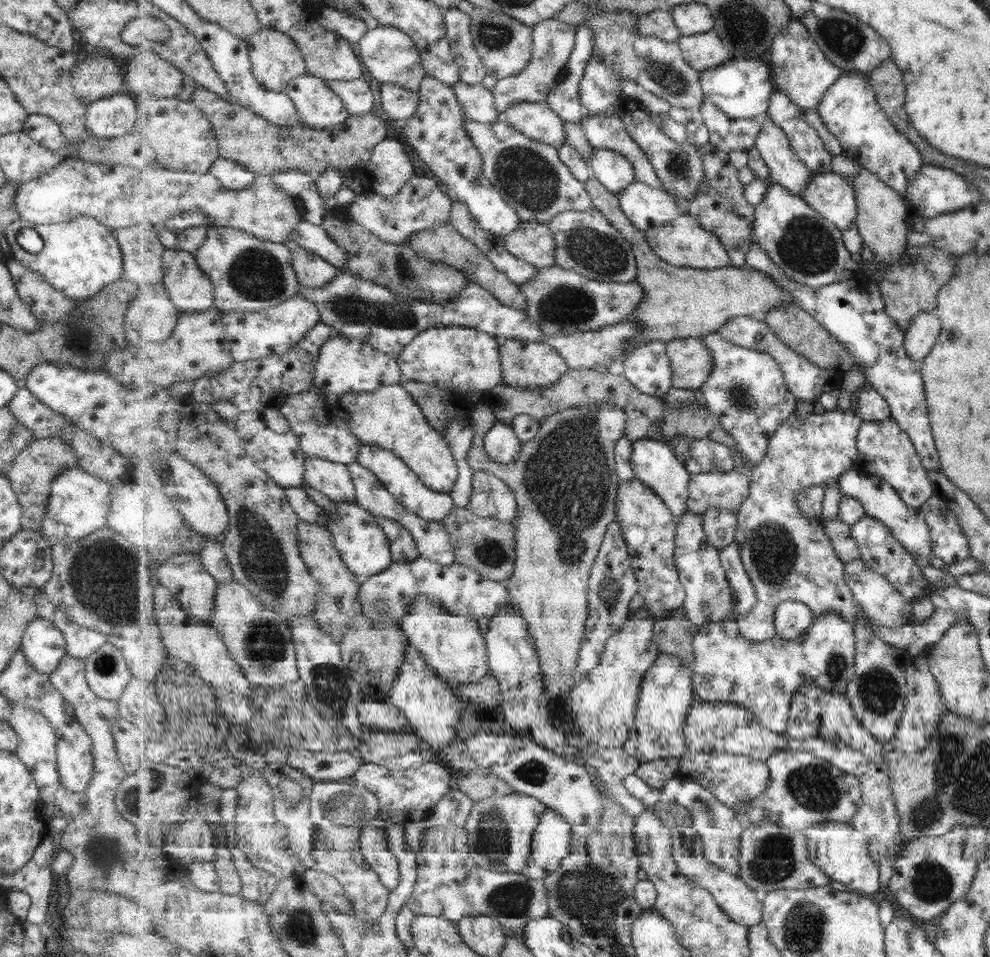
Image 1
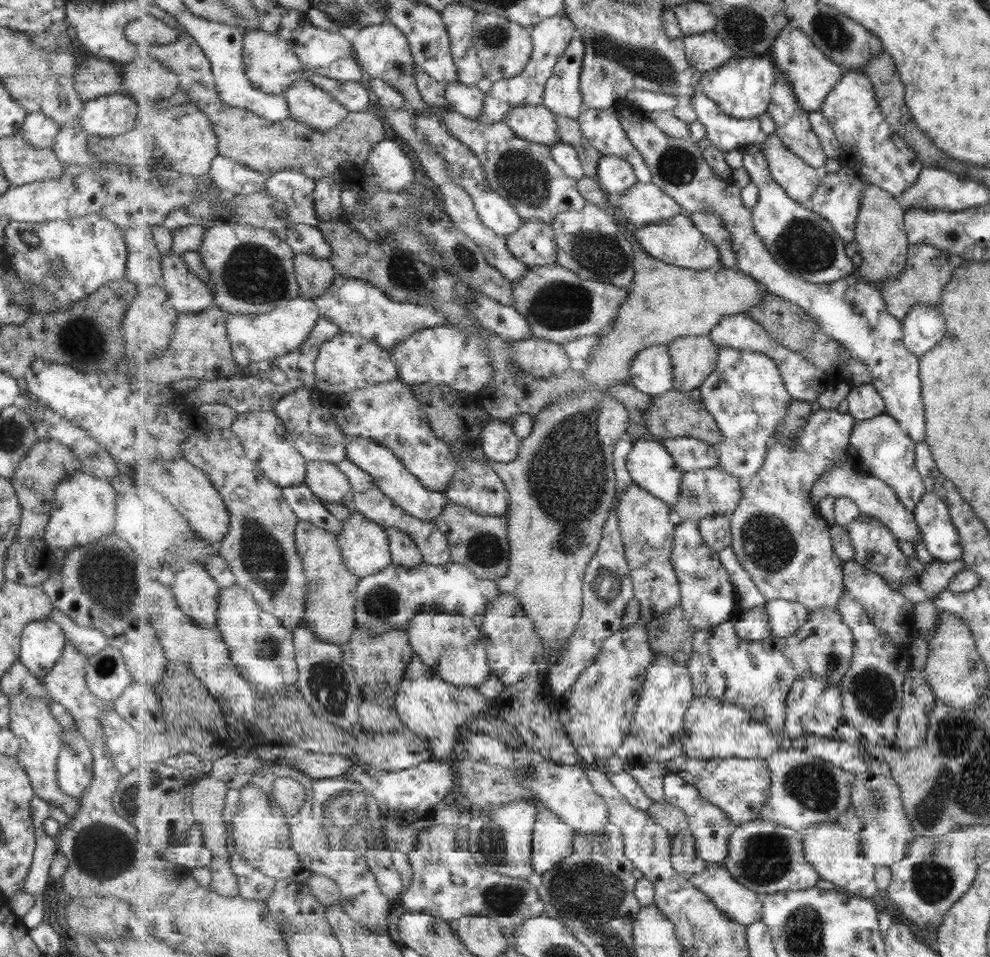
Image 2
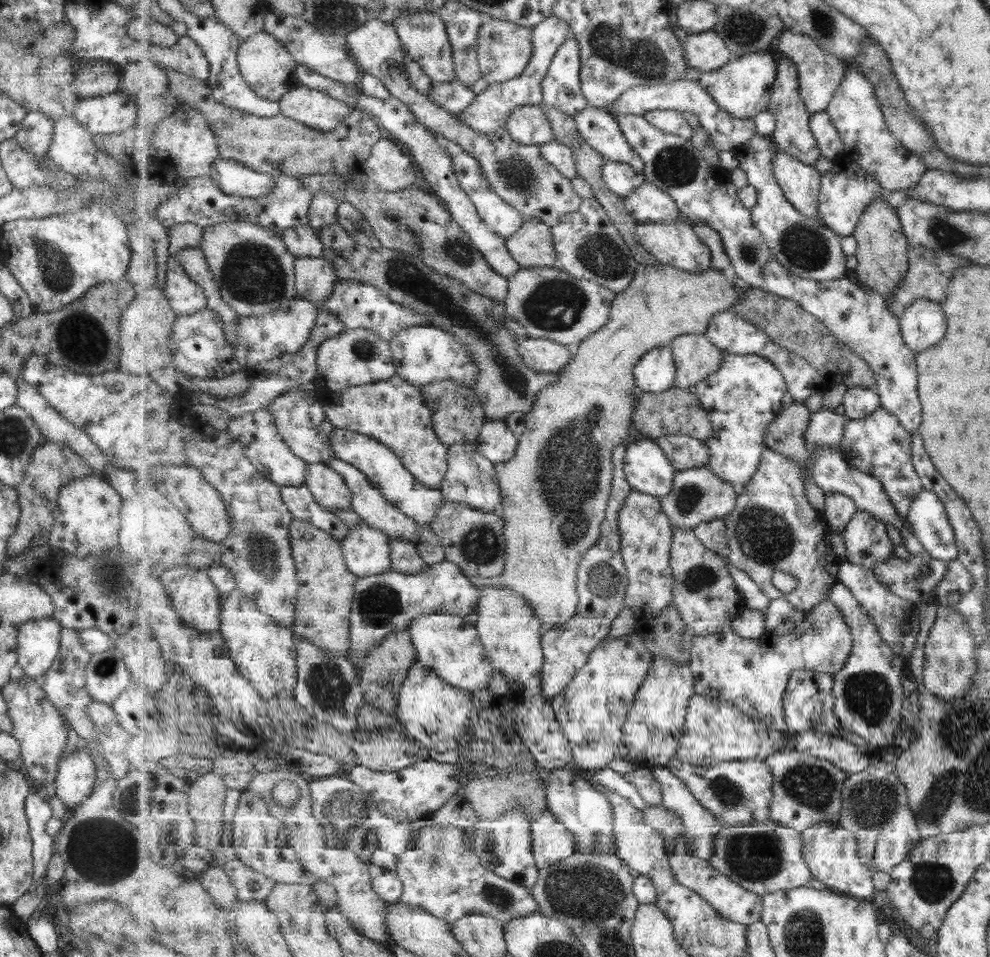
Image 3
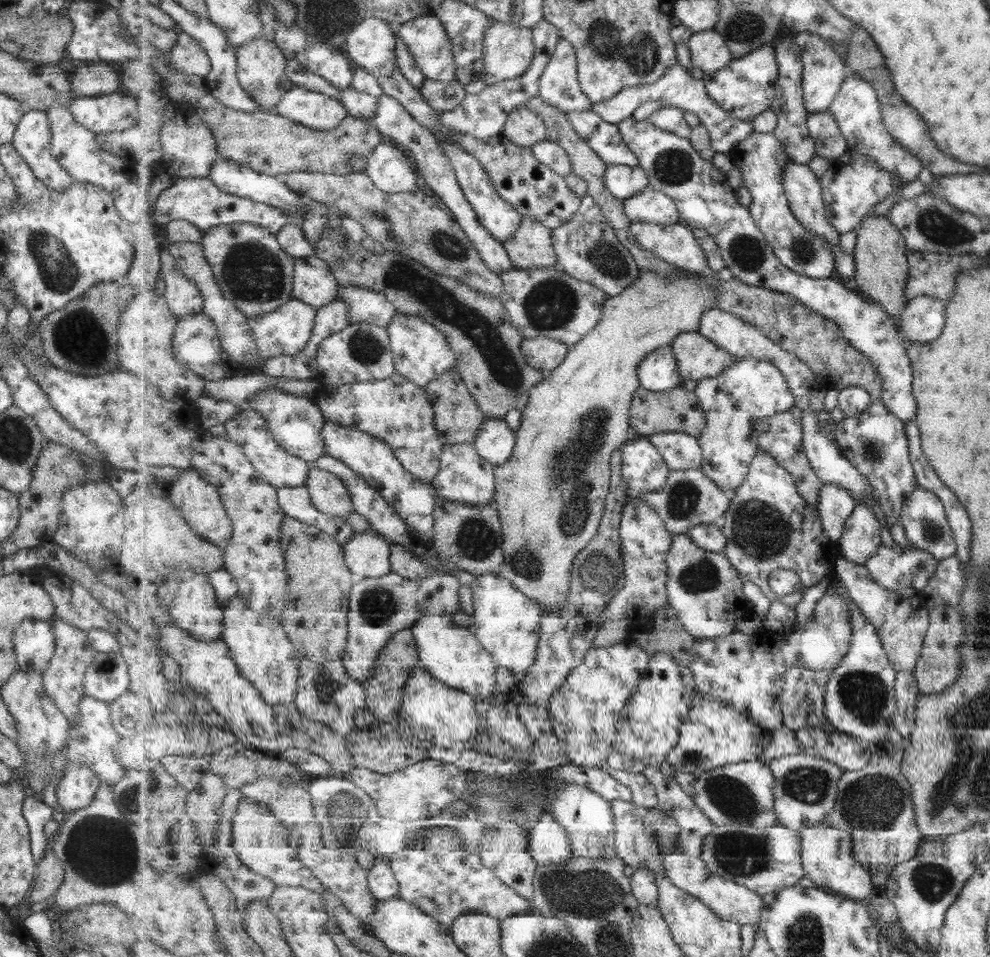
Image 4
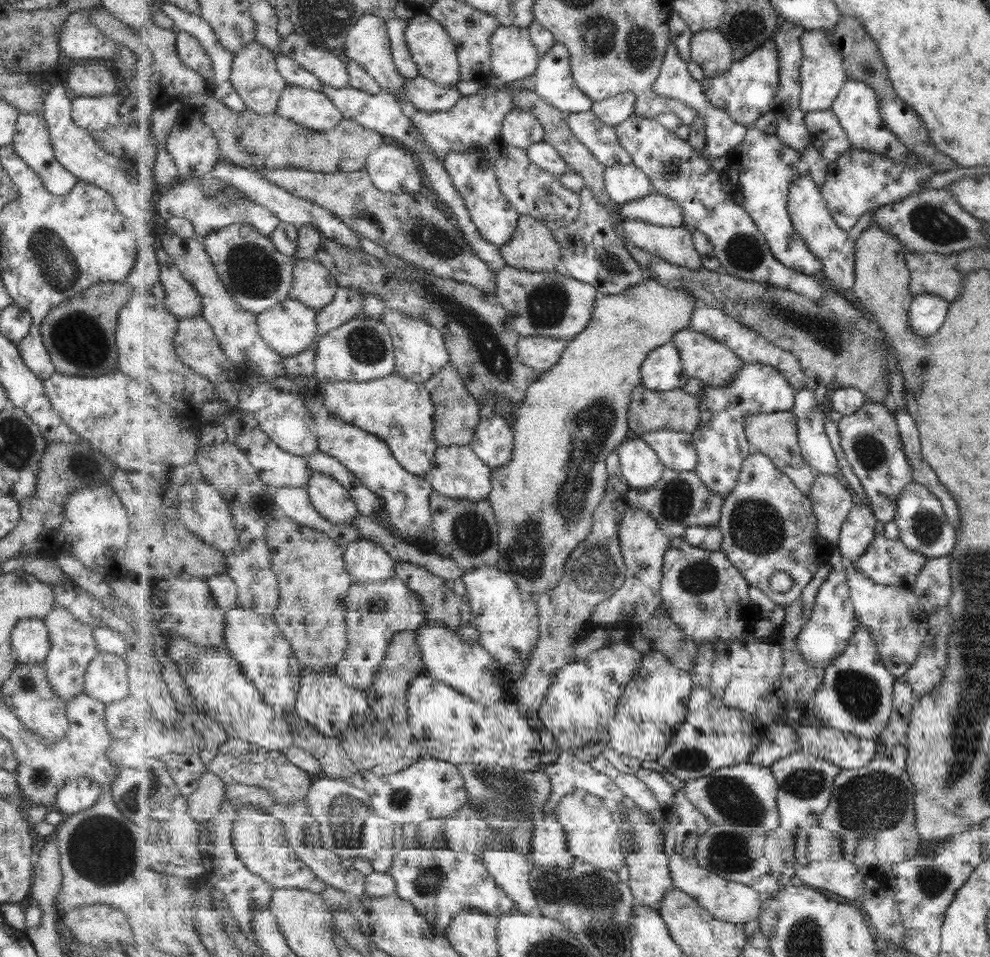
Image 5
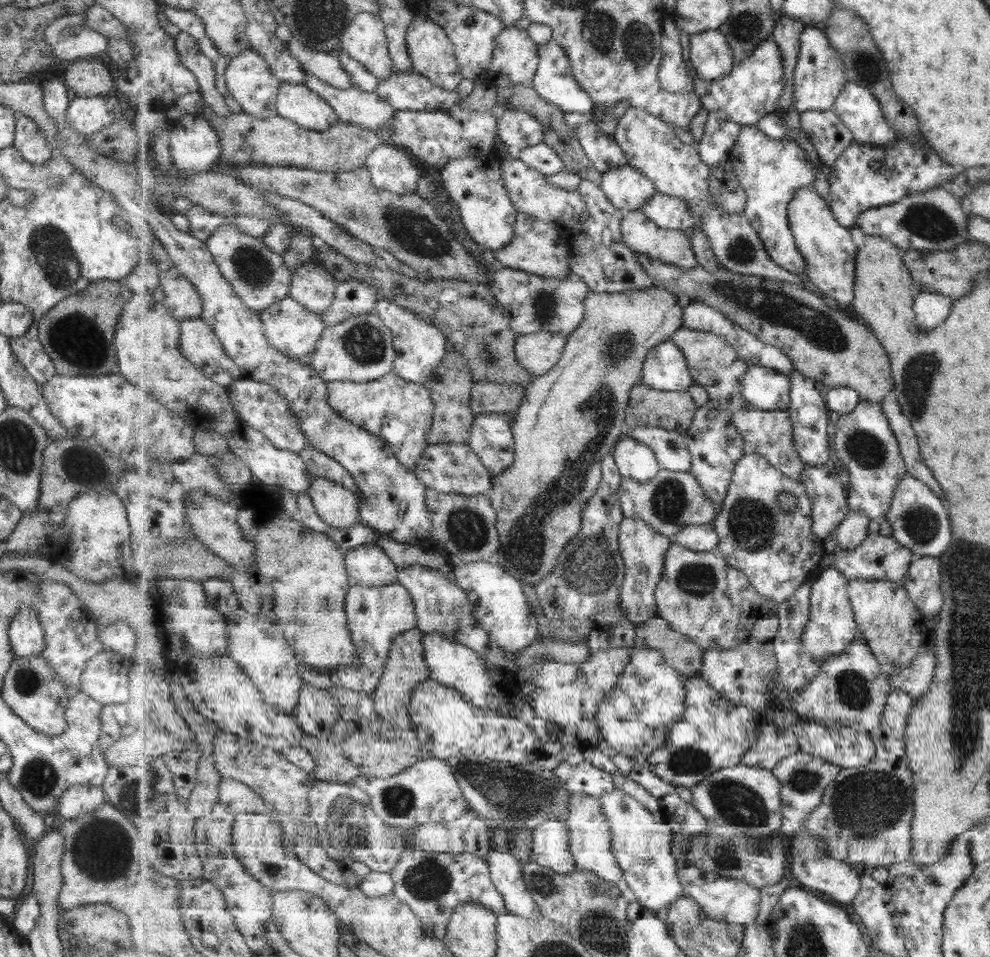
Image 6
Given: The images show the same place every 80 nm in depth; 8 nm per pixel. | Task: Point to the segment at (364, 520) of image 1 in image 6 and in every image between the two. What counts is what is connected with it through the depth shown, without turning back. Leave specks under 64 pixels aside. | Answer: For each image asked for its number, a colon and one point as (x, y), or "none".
2: (365, 544)
3: (367, 550)
4: (368, 554)
5: (367, 561)
6: (367, 566)

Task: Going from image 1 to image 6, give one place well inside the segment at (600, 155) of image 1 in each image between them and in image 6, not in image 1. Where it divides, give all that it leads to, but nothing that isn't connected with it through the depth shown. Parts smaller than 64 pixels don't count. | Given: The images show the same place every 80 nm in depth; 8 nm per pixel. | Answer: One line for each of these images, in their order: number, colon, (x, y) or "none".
2: (616, 175)
3: (621, 178)
4: (624, 181)
5: (624, 182)
6: (628, 188)

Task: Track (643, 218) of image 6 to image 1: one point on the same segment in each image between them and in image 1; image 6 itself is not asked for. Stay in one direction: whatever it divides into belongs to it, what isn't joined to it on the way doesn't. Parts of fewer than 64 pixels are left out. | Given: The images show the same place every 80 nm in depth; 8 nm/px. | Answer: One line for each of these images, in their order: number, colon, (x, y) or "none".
1: (686, 243)
2: (681, 243)
3: (677, 244)
4: (677, 244)
5: (675, 244)

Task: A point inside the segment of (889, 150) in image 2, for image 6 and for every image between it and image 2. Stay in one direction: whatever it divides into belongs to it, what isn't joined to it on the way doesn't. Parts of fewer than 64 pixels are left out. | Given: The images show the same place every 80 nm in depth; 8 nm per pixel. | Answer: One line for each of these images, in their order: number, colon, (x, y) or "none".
3: (855, 110)
4: (859, 113)
5: (858, 108)
6: (860, 109)

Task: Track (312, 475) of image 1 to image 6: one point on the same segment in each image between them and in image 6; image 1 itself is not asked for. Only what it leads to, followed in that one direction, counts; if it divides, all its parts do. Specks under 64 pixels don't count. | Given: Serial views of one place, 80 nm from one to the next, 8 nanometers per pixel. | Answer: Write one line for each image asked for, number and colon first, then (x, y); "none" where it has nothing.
2: (327, 480)
3: (330, 490)
4: (329, 493)
5: (333, 501)
6: (338, 506)

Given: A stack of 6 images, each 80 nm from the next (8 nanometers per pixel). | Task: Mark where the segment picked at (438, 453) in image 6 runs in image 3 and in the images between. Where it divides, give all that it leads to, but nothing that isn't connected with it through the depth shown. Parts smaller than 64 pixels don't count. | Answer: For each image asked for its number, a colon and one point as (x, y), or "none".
3: (471, 479)
4: (465, 476)
5: (457, 471)

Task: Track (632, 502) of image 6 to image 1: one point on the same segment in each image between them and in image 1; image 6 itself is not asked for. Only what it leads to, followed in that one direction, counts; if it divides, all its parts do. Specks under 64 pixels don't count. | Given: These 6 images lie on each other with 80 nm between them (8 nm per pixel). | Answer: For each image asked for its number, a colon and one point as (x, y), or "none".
1: (729, 490)
2: (708, 492)
3: (698, 495)
4: (690, 498)
5: (680, 500)

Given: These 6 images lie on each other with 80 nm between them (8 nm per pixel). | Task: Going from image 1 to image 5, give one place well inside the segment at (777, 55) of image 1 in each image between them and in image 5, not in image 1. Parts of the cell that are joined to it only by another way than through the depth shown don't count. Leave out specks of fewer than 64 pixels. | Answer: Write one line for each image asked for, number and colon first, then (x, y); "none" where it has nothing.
2: (813, 75)
3: (821, 73)
4: (825, 70)
5: (824, 74)

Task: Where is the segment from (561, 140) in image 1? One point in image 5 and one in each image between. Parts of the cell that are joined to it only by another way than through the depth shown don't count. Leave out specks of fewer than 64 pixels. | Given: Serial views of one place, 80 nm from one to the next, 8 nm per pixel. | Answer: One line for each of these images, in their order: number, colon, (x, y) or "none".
2: (538, 123)
3: (528, 125)
4: (525, 127)
5: (521, 128)

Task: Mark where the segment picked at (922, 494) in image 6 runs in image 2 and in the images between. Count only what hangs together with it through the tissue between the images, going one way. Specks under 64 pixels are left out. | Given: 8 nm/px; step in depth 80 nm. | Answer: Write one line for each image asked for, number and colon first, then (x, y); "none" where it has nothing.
2: (941, 539)
3: (927, 520)
4: (924, 521)
5: (923, 526)

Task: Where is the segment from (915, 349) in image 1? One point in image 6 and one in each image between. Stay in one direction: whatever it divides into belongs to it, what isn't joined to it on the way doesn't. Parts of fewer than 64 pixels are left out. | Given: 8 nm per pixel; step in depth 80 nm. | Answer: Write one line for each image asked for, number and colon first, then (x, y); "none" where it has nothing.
2: (923, 326)
3: (922, 324)
4: (921, 322)
5: (927, 312)
6: (931, 309)

